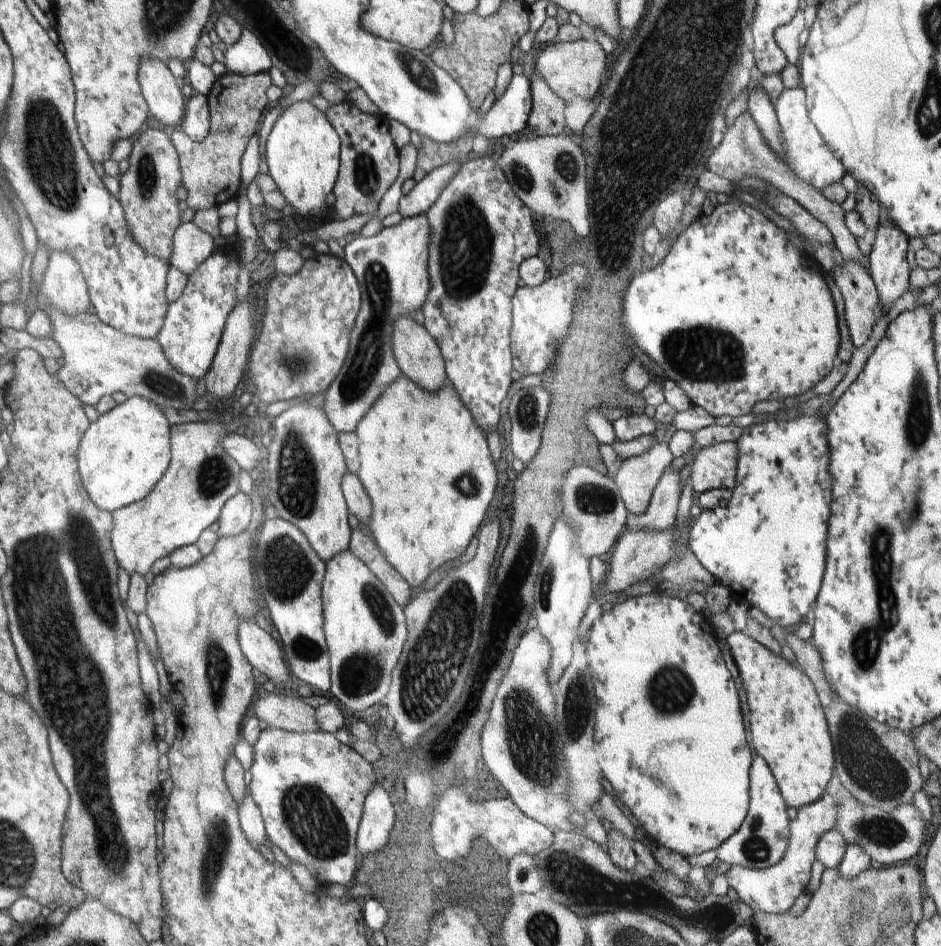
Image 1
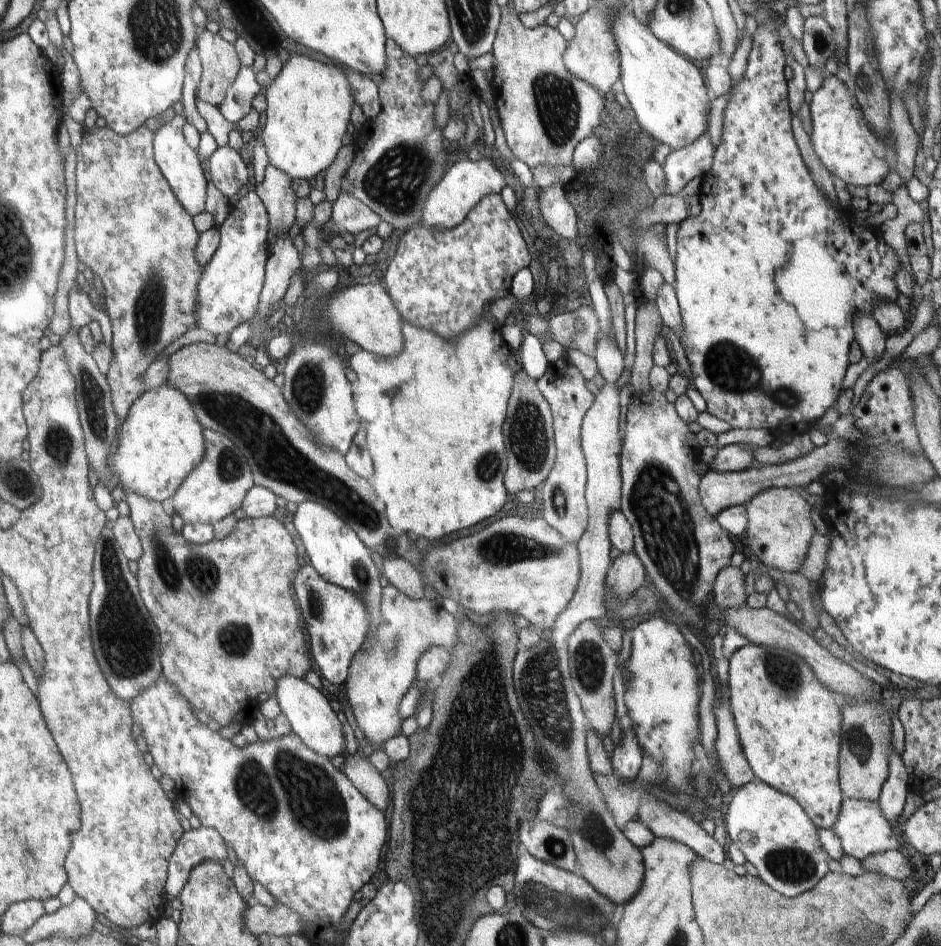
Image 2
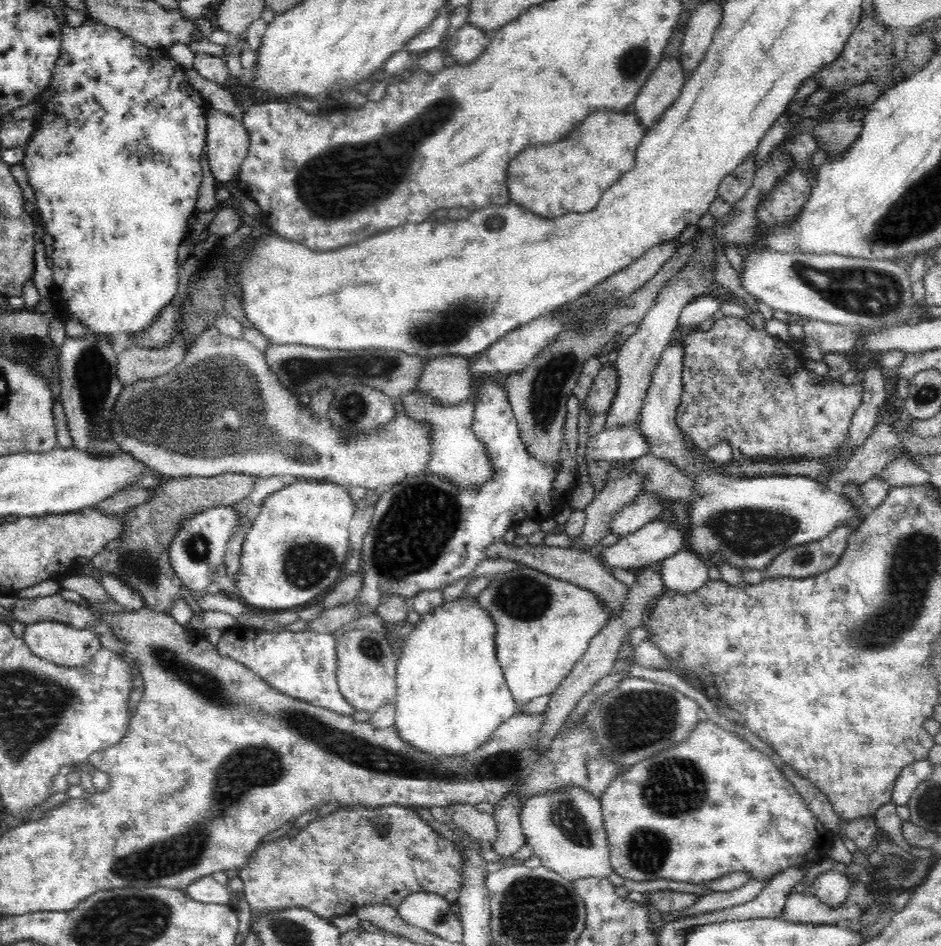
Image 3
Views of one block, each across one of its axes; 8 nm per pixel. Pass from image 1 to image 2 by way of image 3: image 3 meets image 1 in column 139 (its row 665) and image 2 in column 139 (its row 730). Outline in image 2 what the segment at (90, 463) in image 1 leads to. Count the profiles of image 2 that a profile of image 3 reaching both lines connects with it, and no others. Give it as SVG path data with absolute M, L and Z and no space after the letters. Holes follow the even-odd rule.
M168 384L144 391L132 404L128 416L121 424L122 440L109 457L110 468L119 478L118 496L122 490L138 493L140 496L165 504L170 500L186 480L186 477L199 465L205 455L203 426L198 422L190 399Z

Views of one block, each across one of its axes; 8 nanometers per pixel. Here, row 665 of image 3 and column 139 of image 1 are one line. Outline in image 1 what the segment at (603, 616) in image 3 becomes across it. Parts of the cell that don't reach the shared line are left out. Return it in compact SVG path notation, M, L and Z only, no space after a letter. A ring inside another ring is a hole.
M222 412L220 419L201 422L175 423L170 425L170 464L164 476L154 486L150 494L134 504L111 512L114 522L111 532L111 544L114 556L120 568L124 568L128 576L150 572L152 564L164 556L169 556L177 548L194 545L203 530L218 520L224 503L240 491L238 476L240 465L222 448L220 440L229 435L228 426L232 420L230 412Z

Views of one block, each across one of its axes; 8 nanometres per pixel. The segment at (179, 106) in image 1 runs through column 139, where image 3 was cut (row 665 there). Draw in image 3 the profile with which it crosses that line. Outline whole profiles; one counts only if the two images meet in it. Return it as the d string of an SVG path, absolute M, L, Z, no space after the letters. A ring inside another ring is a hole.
M41 620L27 624L23 641L28 645L31 653L48 662L68 666L81 667L102 647L100 639L91 629L77 629L60 621Z

